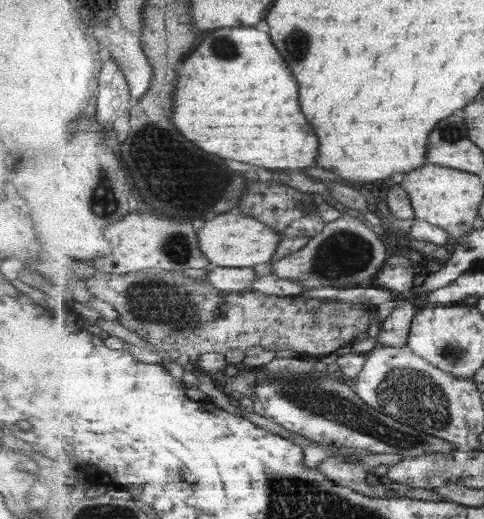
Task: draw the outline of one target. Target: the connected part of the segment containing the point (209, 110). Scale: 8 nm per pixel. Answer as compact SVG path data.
M223 28L223 30L215 30L207 36L207 40L203 40L203 44L191 54L191 58L187 58L183 62L183 70L179 76L179 84L177 84L177 100L175 100L175 116L171 116L177 124L177 128L183 132L183 136L187 136L191 142L195 142L199 148L203 148L209 154L219 154L221 158L229 158L229 160L239 160L239 162L247 162L247 164L255 164L261 168L269 168L269 170L301 170L301 168L311 168L317 164L317 156L319 156L319 136L315 134L313 126L309 124L309 120L305 118L303 110L301 110L301 102L299 102L299 82L295 80L289 64L285 62L285 58L281 56L281 52L275 48L275 44L271 42L269 32L261 32L257 28Z

